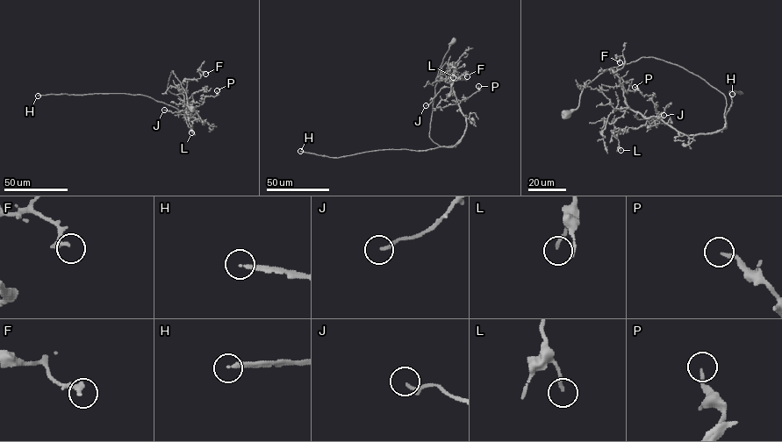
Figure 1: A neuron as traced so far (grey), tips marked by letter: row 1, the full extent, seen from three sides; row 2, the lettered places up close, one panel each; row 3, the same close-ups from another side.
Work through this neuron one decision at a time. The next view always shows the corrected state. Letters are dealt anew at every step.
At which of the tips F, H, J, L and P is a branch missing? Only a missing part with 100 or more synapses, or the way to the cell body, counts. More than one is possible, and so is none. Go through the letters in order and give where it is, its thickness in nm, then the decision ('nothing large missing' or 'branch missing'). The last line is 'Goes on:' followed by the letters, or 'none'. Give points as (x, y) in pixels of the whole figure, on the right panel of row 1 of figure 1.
F: (620, 62) | 260 nm | nothing large missing
H: (732, 94) | 180 nm | branch missing
J: (663, 115) | 190 nm | nothing large missing
L: (620, 150) | 150 nm | nothing large missing
P: (634, 87) | 160 nm | nothing large missing
Goes on: H

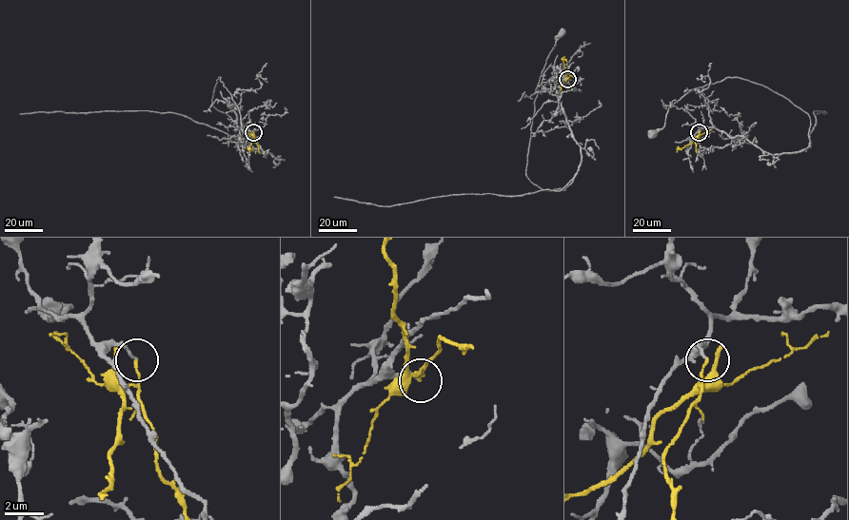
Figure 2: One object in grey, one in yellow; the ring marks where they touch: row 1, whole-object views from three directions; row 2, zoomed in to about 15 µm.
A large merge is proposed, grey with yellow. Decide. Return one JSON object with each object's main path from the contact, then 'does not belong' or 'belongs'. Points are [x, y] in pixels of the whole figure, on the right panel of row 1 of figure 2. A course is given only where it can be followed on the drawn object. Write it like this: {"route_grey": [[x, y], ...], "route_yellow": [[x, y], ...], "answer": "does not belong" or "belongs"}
{"route_grey": [[699, 132], [796, 153], [808, 145], [810, 119], [762, 86], [725, 77], [685, 93], [652, 133]], "route_yellow": [[699, 132], [691, 143], [679, 148], [681, 150]], "answer": "does not belong"}

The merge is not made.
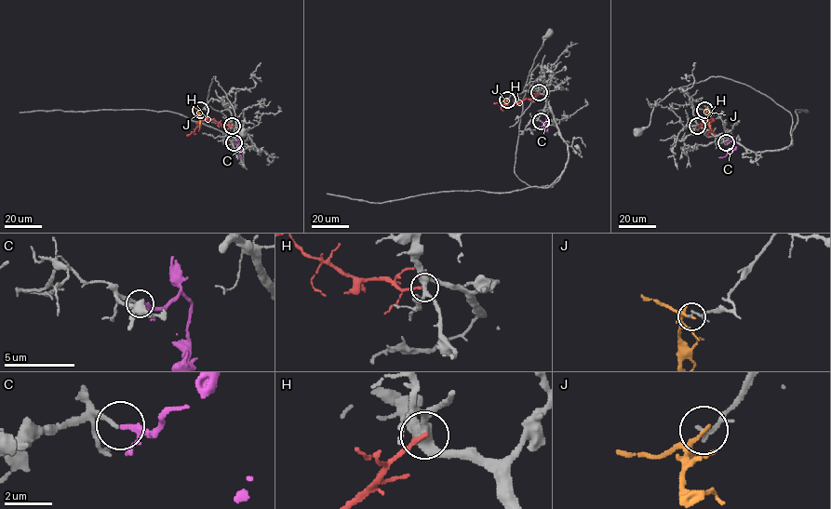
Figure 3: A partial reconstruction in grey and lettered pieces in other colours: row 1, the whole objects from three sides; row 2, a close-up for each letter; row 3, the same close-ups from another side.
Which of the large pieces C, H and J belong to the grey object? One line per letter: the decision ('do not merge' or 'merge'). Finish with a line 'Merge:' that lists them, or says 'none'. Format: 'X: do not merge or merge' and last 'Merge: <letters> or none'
C: merge
H: do not merge
J: do not merge
Merge: C

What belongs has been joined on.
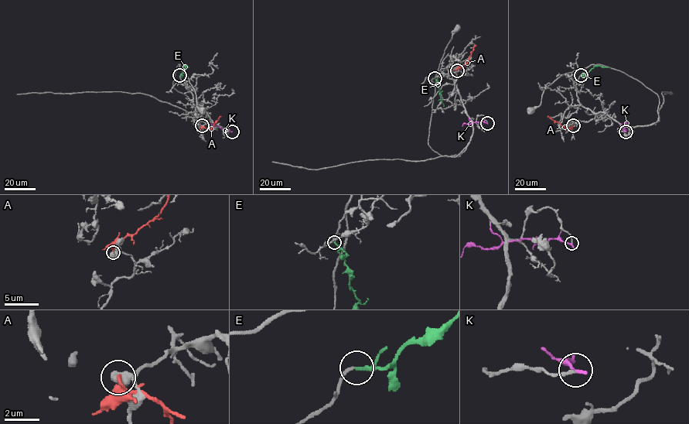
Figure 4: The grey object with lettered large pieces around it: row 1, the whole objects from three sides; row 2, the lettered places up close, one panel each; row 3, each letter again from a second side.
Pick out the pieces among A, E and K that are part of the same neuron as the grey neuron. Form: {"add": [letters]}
{"add": ["E"]}

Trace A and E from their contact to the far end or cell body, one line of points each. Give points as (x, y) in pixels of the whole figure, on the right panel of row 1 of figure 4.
A: (573, 125), (566, 128), (547, 117)
E: (581, 76), (595, 66), (609, 67)

